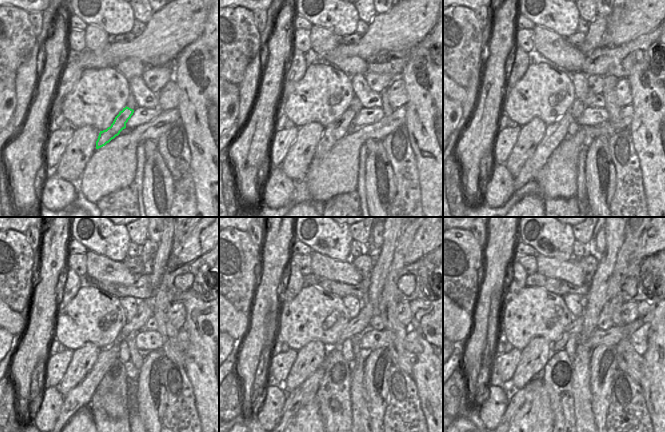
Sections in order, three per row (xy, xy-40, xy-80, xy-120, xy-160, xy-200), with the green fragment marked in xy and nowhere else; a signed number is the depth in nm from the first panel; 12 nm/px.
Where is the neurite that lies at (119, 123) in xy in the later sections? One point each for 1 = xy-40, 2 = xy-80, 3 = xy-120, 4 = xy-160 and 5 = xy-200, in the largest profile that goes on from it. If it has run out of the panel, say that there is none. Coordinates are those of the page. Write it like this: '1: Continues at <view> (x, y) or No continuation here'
1: Continues at xy-40 (335, 131)
2: Continues at xy-80 (555, 133)
3: Continues at xy-120 (80, 396)
4: Continues at xy-160 (296, 399)
5: Continues at xy-200 (518, 397)

